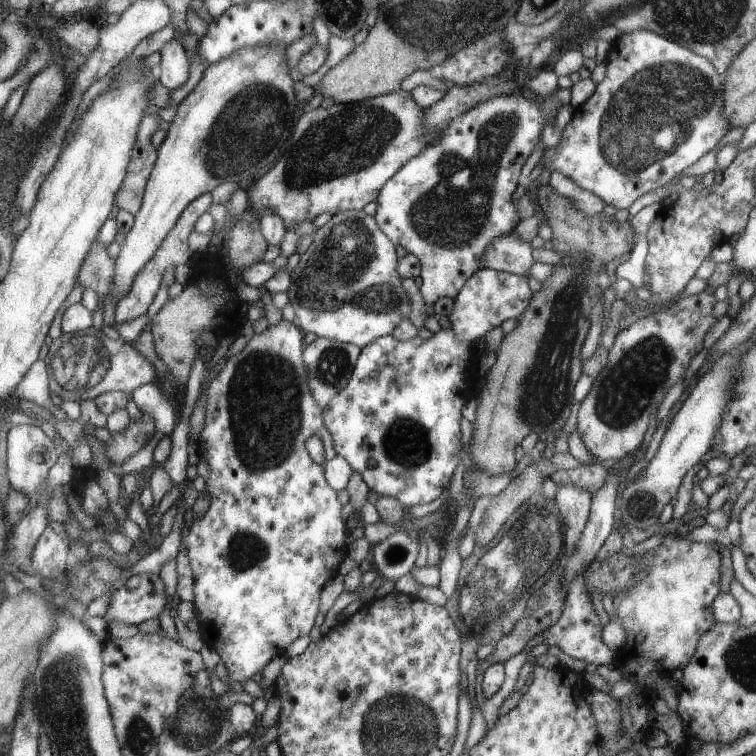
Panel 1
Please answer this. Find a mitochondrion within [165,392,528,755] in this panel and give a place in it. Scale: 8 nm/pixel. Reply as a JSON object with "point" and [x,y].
{"point":[202,721]}

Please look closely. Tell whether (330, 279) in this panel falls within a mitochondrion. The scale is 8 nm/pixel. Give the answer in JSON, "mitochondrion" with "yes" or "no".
{"mitochondrion":"yes"}

